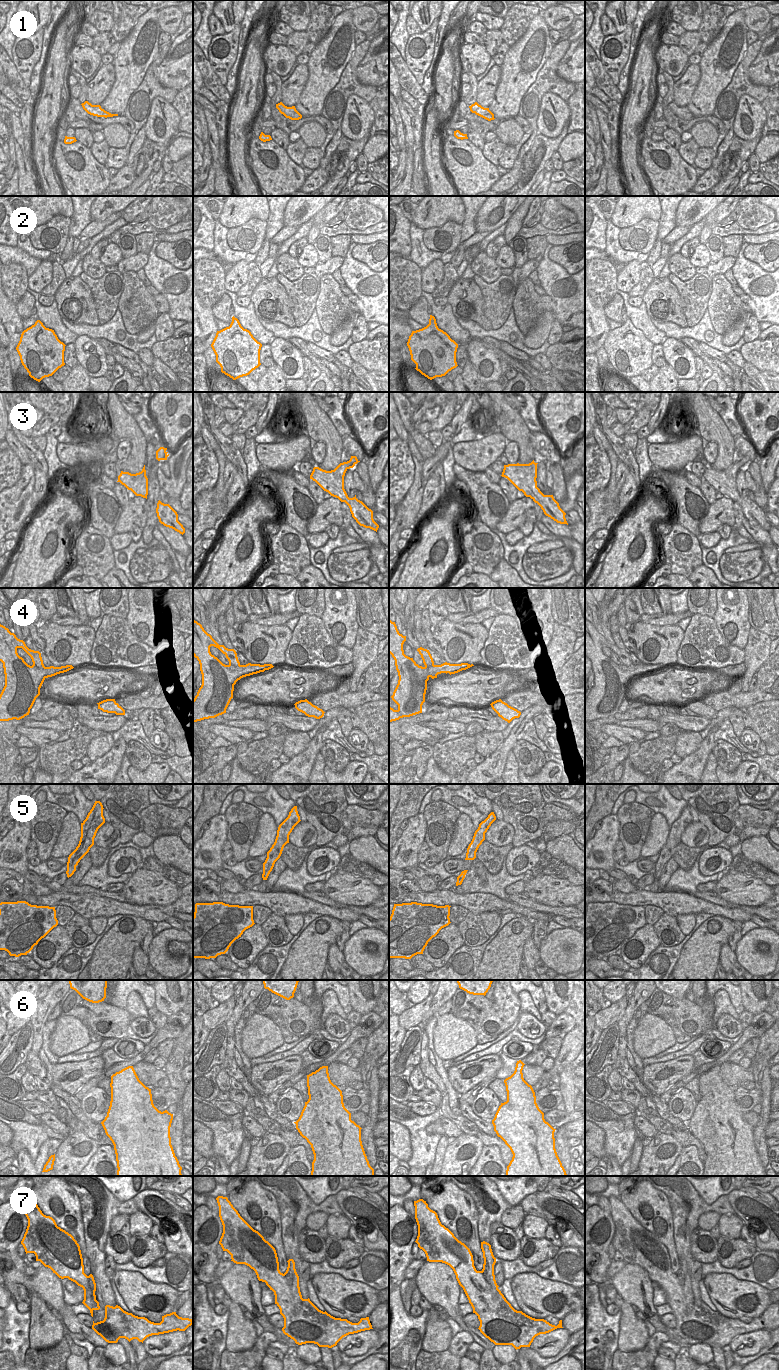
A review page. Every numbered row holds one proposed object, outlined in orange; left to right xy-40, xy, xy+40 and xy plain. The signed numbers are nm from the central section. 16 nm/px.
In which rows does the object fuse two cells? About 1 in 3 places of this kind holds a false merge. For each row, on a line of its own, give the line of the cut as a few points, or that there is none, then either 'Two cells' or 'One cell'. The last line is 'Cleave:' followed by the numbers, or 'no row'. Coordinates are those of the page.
1: No split. One cell
2: No split. One cell
3: No split. One cell
4: No split. One cell
5: No split. One cell
6: No split. One cell
7: Split along xy (284, 1273), (287, 1276), (293, 1275), (297, 1278). Two cells
Cleave: 7.

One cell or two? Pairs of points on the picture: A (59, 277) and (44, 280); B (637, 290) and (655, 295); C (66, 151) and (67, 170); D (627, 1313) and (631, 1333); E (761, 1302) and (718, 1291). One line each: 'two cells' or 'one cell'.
A: two cells
B: two cells
C: one cell
D: one cell
E: one cell

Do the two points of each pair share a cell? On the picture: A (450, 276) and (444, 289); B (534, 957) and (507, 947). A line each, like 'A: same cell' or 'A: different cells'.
A: same cell
B: different cells

